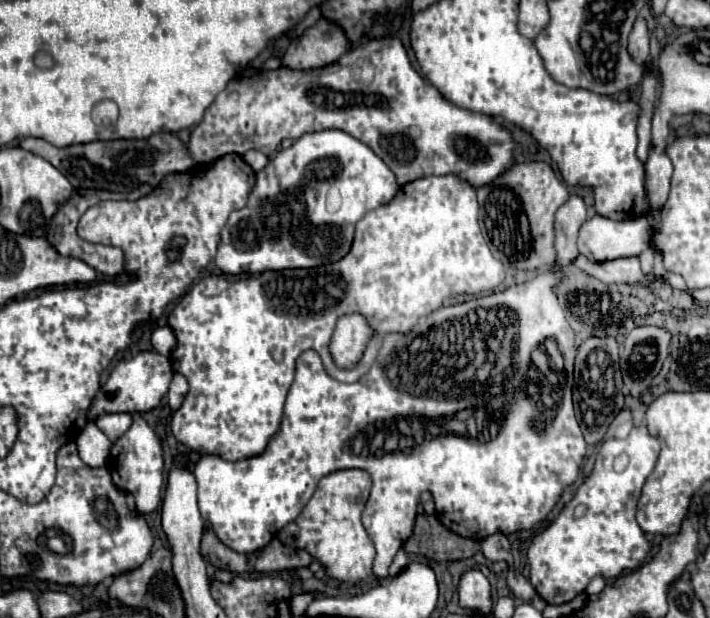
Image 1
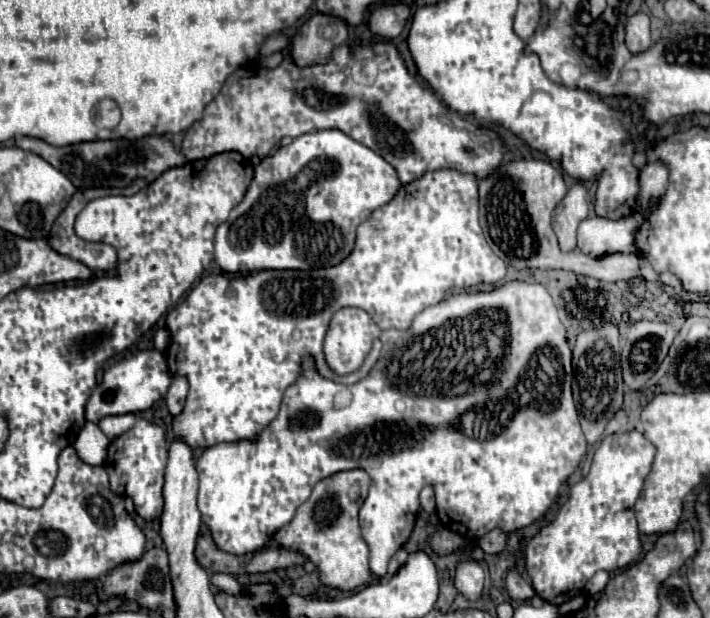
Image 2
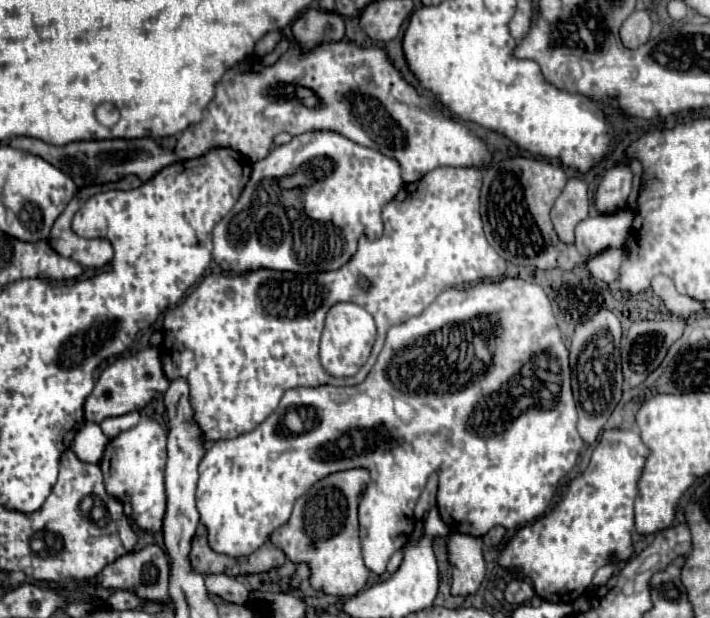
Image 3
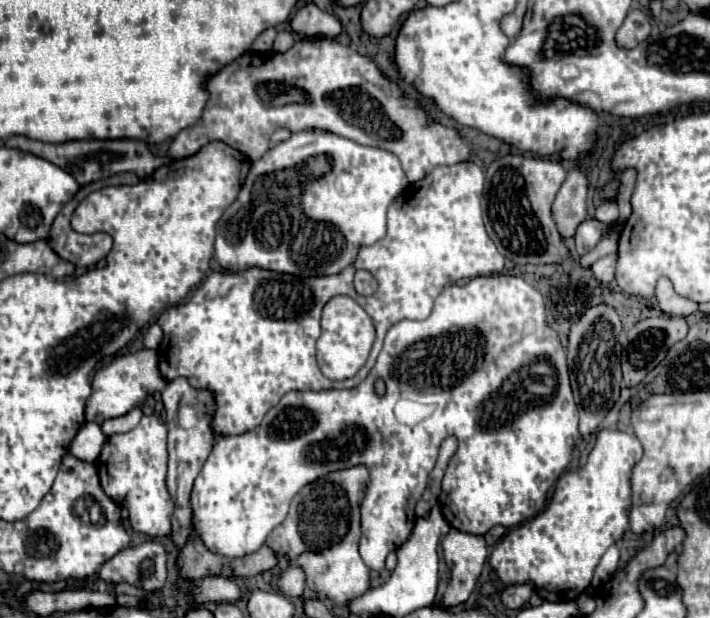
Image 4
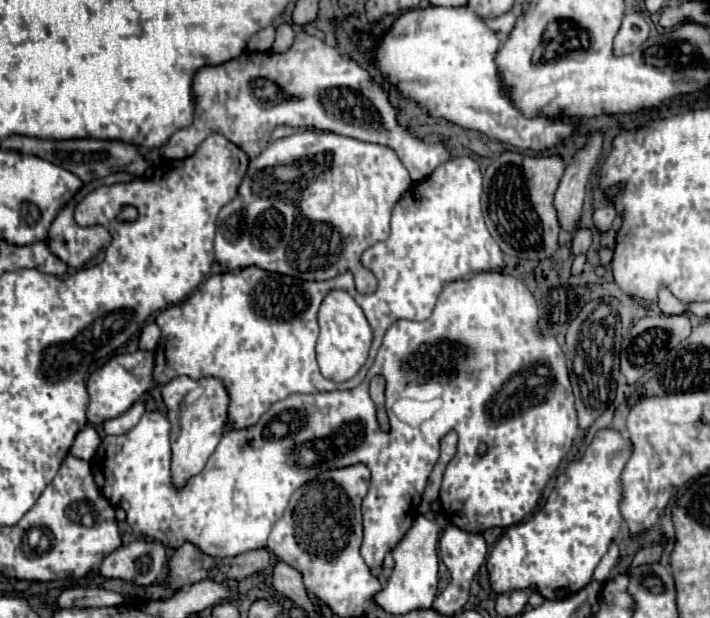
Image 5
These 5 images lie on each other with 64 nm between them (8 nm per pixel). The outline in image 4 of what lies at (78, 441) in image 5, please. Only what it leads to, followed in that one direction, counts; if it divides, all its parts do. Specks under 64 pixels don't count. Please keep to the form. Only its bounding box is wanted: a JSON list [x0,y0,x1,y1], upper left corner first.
[70,422,106,462]

